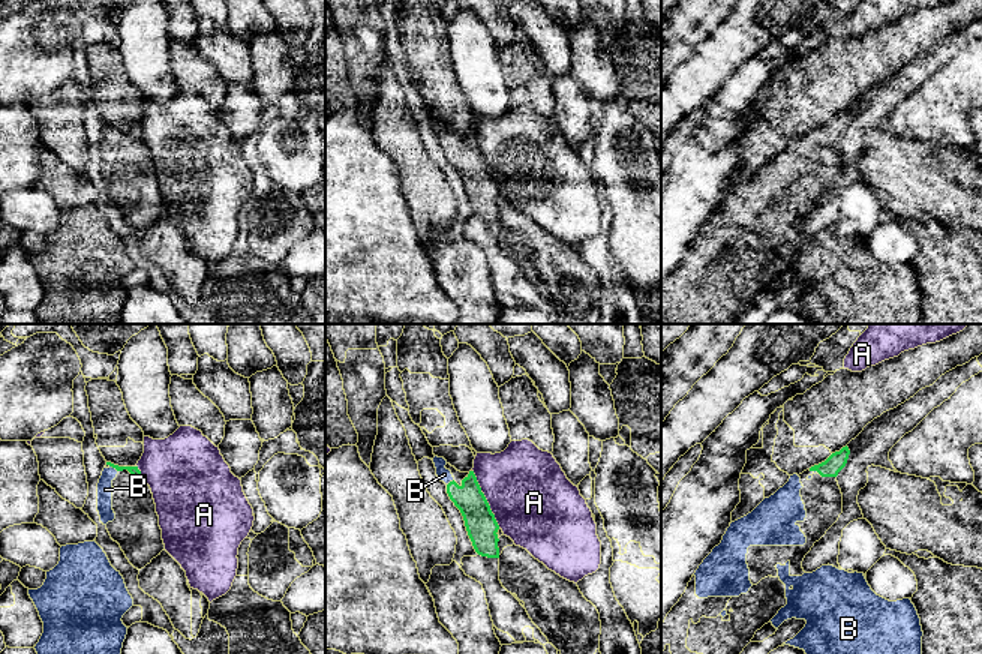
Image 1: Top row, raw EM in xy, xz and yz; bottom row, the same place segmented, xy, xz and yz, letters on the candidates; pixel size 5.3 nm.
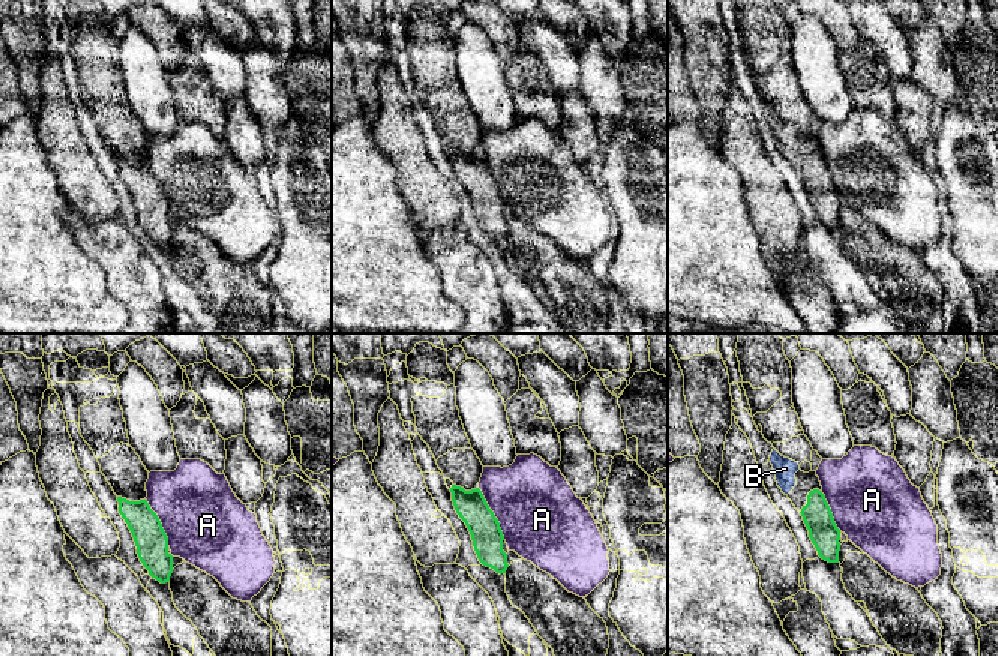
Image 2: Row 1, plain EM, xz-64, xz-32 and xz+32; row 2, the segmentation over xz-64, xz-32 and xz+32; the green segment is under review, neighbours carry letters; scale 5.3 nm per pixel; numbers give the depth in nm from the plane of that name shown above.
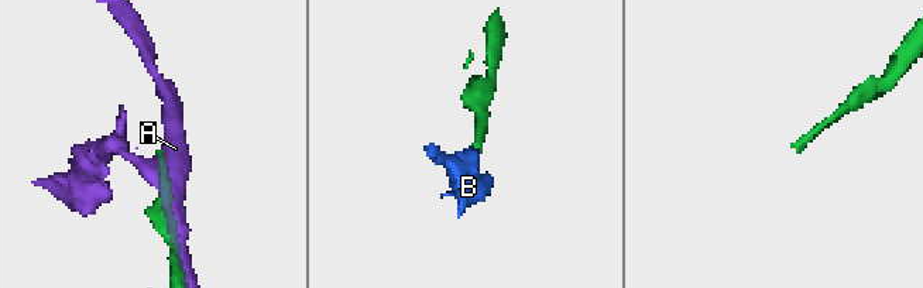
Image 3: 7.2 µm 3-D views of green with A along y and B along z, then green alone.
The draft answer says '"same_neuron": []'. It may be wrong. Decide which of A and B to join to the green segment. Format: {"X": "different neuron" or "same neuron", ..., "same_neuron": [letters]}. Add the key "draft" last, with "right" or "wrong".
{"A": "different neuron", "B": "same neuron", "same_neuron": ["B"], "draft": "wrong"}

